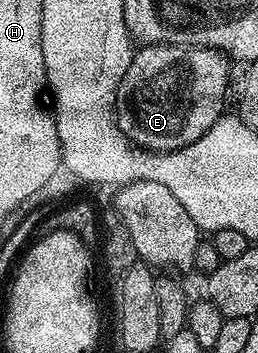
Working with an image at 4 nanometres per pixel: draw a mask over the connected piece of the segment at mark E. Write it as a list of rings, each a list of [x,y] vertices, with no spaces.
[[[150,44],[133,51],[126,74],[116,85],[116,125],[137,149],[153,154],[173,152],[190,146],[214,122],[225,115],[224,95],[228,92],[228,64],[223,52],[214,48],[194,48],[182,44]]]

